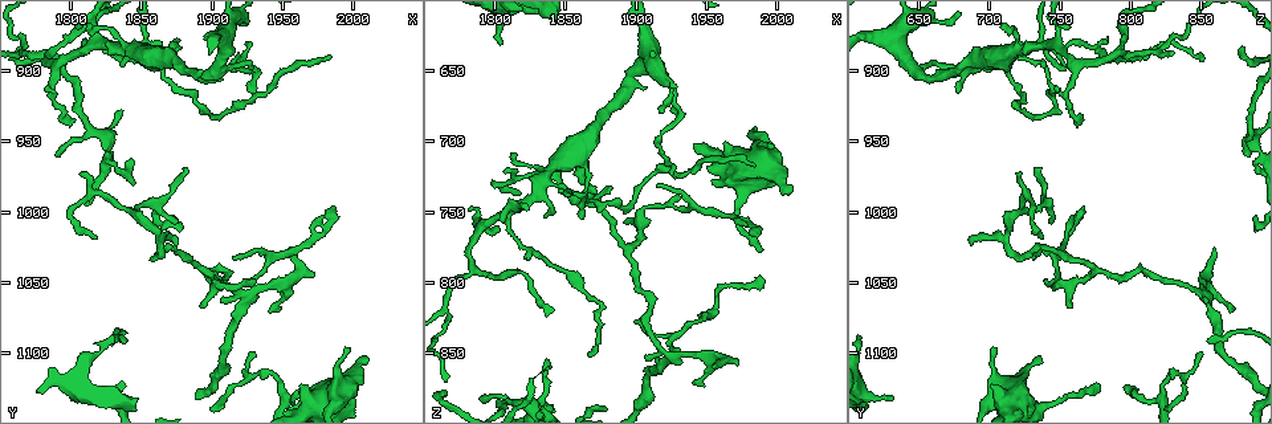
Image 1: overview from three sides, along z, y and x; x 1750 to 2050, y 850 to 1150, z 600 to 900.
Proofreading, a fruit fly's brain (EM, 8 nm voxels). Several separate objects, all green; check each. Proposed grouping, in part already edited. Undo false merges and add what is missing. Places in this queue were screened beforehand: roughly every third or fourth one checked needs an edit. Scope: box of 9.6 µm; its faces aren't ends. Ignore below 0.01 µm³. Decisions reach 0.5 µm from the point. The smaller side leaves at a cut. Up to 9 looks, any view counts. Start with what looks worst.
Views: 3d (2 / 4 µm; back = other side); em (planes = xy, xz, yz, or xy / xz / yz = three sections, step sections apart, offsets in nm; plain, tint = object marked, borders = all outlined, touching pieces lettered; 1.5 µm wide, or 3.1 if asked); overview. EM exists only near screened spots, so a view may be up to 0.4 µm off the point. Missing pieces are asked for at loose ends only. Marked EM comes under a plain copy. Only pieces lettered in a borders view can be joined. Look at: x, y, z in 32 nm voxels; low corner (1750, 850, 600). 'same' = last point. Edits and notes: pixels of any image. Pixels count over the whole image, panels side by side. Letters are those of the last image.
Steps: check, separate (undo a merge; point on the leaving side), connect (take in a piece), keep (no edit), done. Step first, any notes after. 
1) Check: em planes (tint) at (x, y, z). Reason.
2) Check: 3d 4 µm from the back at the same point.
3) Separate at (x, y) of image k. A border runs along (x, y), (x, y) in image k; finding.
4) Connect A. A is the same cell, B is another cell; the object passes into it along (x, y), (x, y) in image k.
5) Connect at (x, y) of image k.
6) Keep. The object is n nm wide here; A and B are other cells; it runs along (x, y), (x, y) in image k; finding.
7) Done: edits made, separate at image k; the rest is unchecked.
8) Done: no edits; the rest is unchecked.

Check: 3d 2 µm at (1838, 896, 752). An open end.

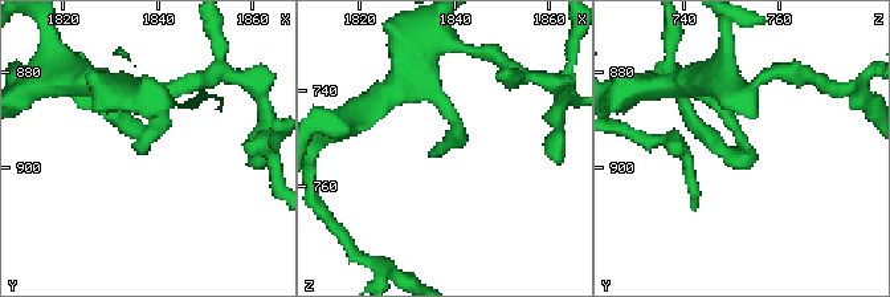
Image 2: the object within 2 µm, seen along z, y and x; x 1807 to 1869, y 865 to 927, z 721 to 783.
Check: em planes (borders) at (1836, 897, 754). Now the EM.

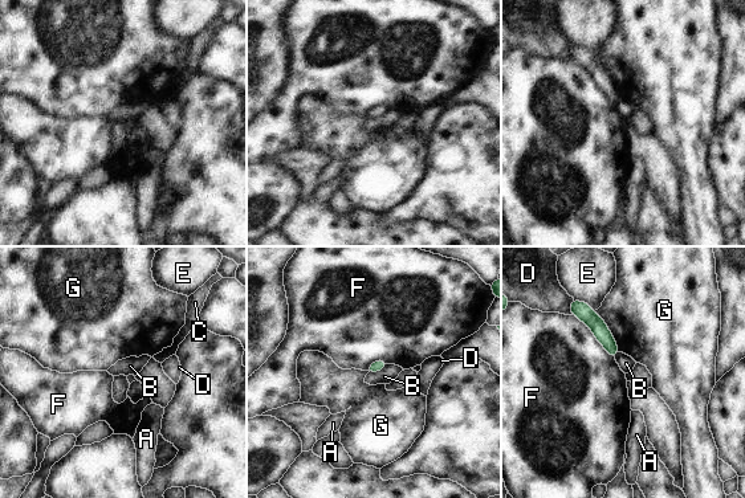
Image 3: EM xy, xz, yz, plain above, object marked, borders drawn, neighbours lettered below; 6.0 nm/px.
Keep. A, B, C, D, E, F and G are other cells; a border runs along (387, 364), (381, 370), (367, 374) in image 3; none of them fits.

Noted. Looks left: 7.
Check: 3d 2 µm at (1906, 1062, 854).

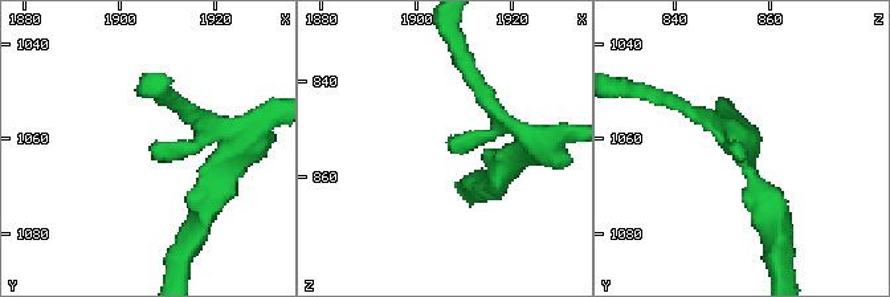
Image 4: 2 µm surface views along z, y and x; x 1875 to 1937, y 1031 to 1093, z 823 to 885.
Check: em yz step 4 (tint) at (1906, 1064, 855). Now the EM.

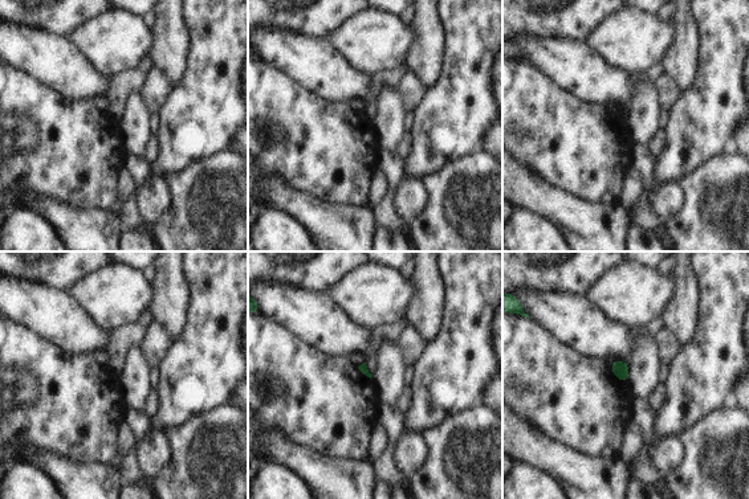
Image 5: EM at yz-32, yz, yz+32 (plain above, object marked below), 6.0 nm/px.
Check: em planes (borders) at the same point. Another direction.

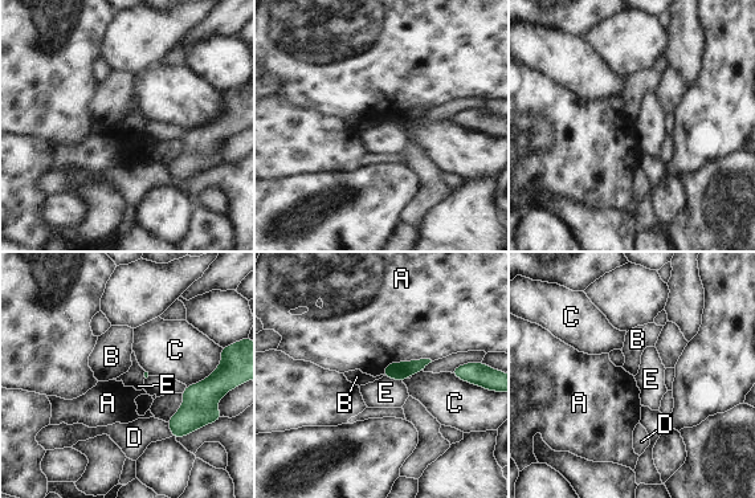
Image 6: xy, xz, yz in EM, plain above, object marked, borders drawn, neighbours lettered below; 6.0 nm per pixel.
Keep. The longest contact is with A, 320 nm; A, B, C, D and E are other cells; a border runs along (384, 375), (402, 382) in image 6; no lettered piece goes on from it.

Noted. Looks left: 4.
Check: 3d 2 µm at (1926, 880, 724). Branch stops here.

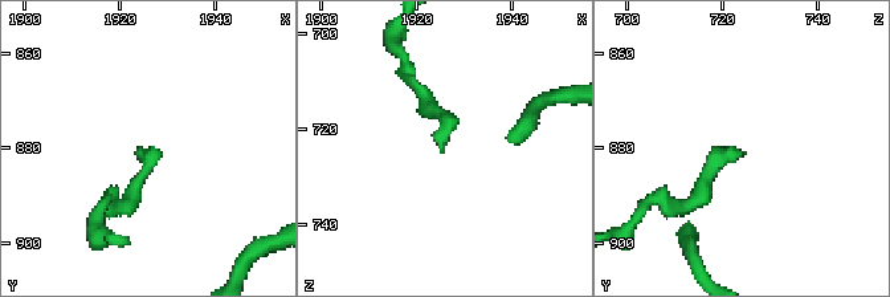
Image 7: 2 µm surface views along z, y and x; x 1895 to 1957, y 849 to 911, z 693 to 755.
Check: em planes (borders) at (1925, 881, 723).

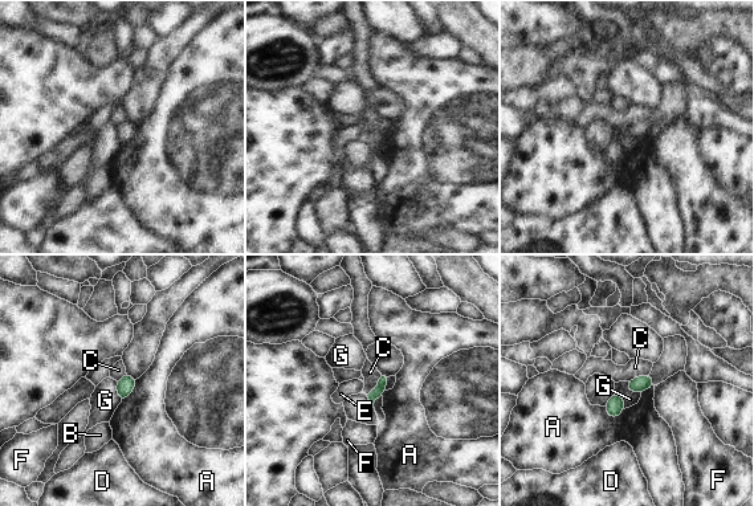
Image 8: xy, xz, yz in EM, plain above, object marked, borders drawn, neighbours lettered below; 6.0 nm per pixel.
Keep. The longest contact is with A, 180 nm; A, B, C, D, E, F and G are other cells; no lettered piece goes on from it.

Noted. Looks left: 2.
Check: em planes (tint) at (1880, 968, 734). Tapers out.

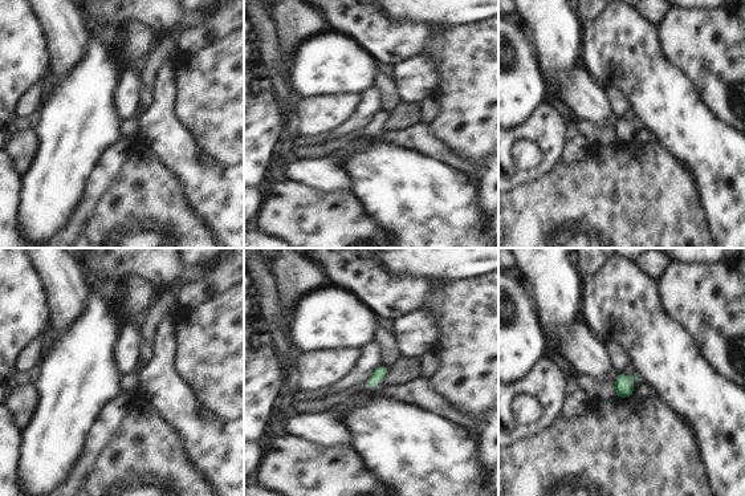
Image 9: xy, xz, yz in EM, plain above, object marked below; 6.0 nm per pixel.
Check: em planes (borders) at the same point. What lies round it.

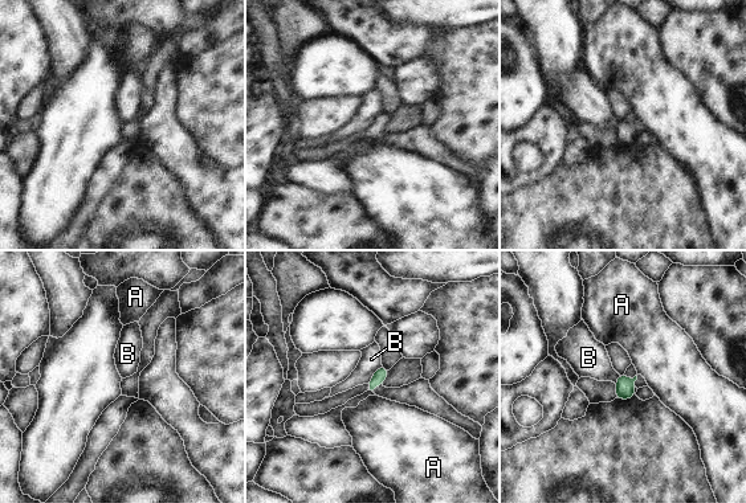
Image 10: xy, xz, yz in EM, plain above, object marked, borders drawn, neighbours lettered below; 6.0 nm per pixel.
Keep. The object is 80 nm wide here; A and B are other cells; a border runs along (382, 365), (367, 383) in image 10; none of them fits.

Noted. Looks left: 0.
Done: no edits; the rest is unchecked.

